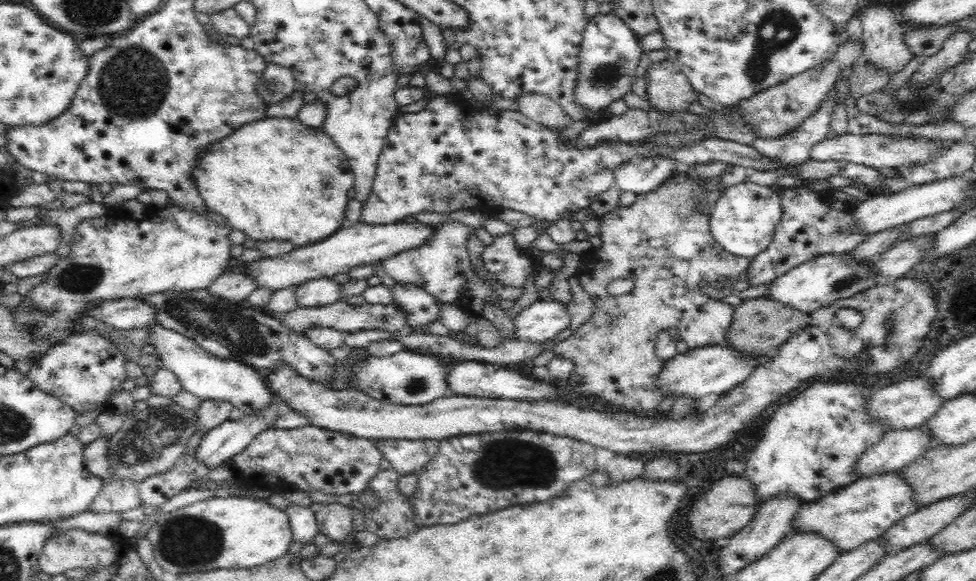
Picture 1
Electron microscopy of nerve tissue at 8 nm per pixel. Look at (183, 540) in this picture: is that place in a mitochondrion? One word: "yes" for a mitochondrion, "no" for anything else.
yes

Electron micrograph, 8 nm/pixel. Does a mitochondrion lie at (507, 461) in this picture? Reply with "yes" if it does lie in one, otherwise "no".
yes

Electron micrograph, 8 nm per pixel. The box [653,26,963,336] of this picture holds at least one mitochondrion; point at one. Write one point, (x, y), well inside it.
(909, 105)

